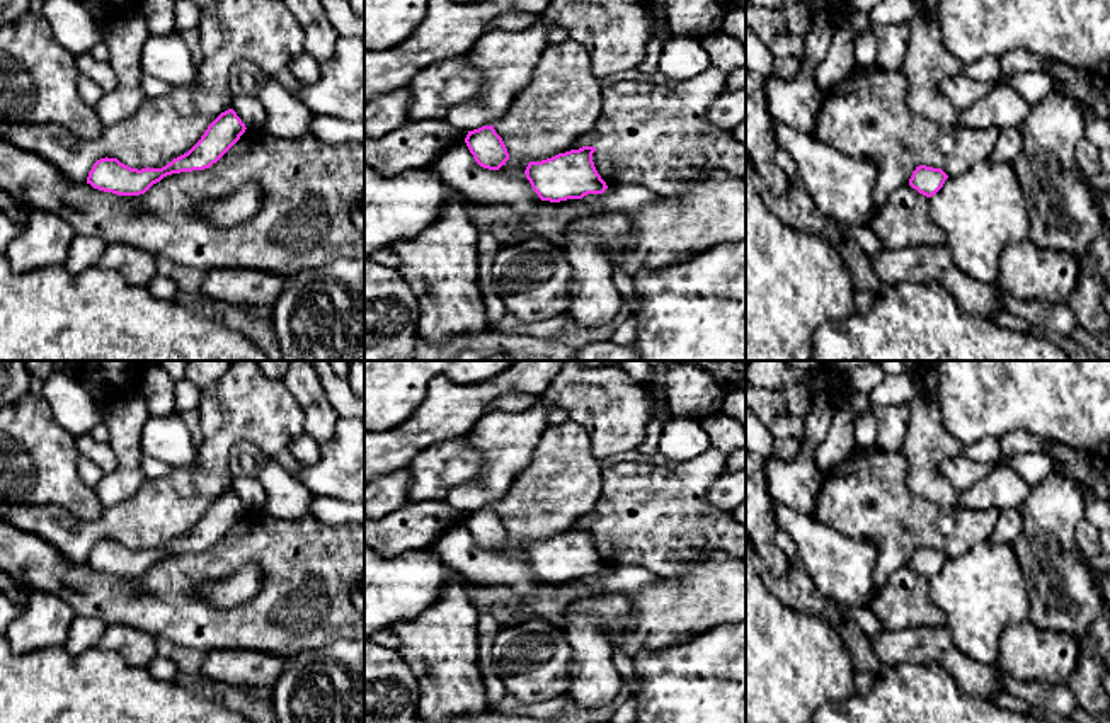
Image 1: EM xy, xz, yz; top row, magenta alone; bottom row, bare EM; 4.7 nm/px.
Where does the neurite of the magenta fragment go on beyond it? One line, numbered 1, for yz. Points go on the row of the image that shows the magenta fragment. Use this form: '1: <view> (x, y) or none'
1: none

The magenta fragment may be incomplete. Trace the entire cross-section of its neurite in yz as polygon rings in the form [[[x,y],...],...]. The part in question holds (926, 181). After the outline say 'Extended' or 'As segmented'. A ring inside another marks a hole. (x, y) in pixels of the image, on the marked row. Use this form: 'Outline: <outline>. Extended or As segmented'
Outline: [[[919,165],[913,172],[909,185],[919,194],[931,197],[943,187],[947,179],[948,175],[941,168]]]. As segmented

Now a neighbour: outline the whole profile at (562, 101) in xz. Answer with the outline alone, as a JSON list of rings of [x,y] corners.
[[[572,39],[548,44],[529,82],[492,124],[509,160],[499,170],[483,168],[460,139],[427,168],[475,204],[501,204],[516,214],[529,214],[541,199],[526,179],[528,163],[570,151],[594,128],[601,109],[603,88],[587,49]]]

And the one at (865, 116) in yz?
[[[855,70],[821,99],[814,138],[836,151],[875,163],[870,221],[887,197],[909,184],[919,165],[957,177],[989,160],[999,129],[943,129],[909,111],[901,70]]]

